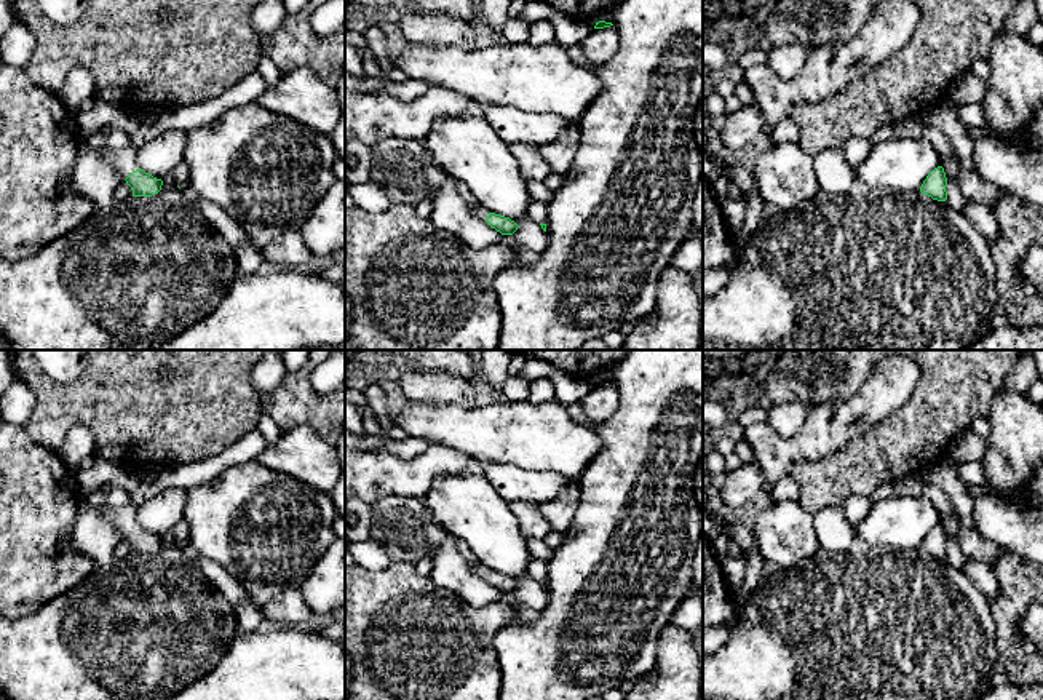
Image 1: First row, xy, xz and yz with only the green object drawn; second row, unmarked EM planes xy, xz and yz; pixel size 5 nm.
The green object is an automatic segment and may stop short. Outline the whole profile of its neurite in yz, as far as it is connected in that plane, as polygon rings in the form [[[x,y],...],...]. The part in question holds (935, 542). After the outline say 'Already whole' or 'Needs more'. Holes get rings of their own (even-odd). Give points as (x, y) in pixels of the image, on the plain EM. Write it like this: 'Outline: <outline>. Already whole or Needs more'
Outline: [[[942,524],[934,526],[923,539],[920,550],[938,559],[947,558],[947,535]]]. Already whole

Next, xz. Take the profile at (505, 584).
Outline: [[[482,563],[478,564],[470,564],[470,569],[486,579],[492,587],[495,587],[497,590],[500,590],[502,593],[513,593],[518,588],[518,582],[514,579],[511,579],[510,575],[490,571],[489,567],[486,567]]]. Needs more

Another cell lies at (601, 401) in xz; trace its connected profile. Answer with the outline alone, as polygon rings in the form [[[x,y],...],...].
[[[610,384],[594,387],[580,403],[591,422],[604,422],[617,411],[620,396],[615,384]]]

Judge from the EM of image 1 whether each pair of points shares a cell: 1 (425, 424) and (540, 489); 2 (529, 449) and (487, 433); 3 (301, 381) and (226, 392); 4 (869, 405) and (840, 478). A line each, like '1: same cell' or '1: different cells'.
1: different cells
2: same cell
3: different cells
4: different cells

